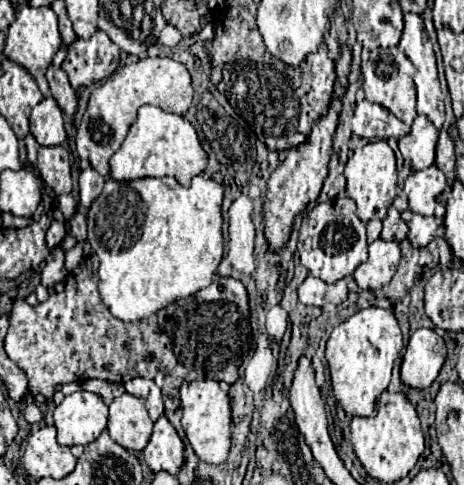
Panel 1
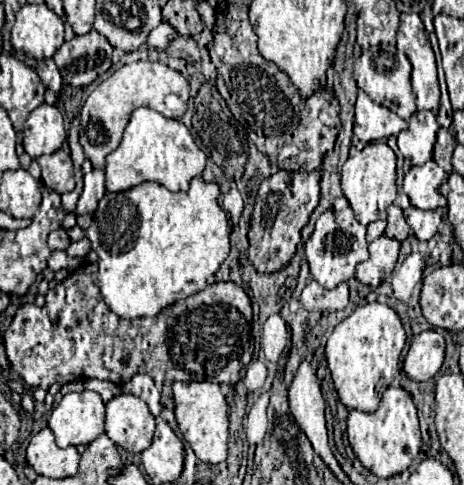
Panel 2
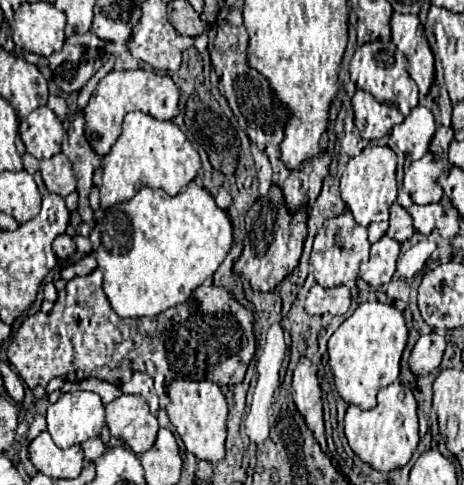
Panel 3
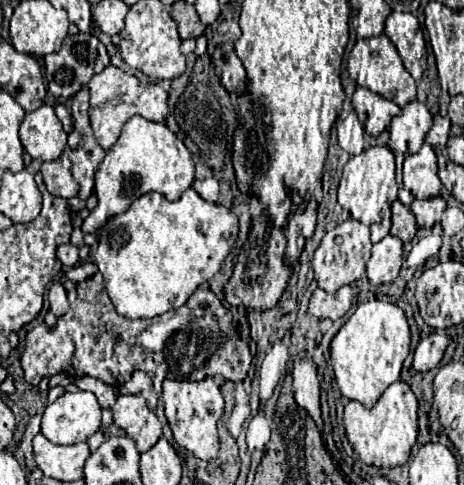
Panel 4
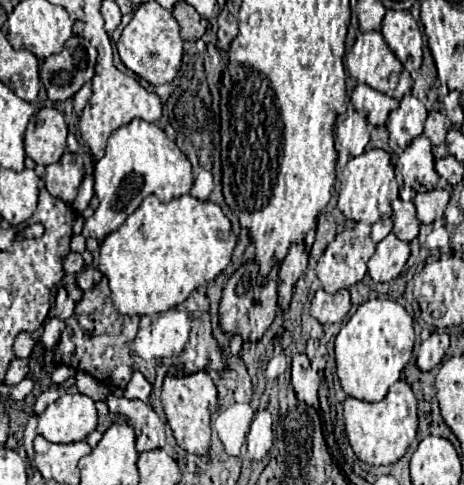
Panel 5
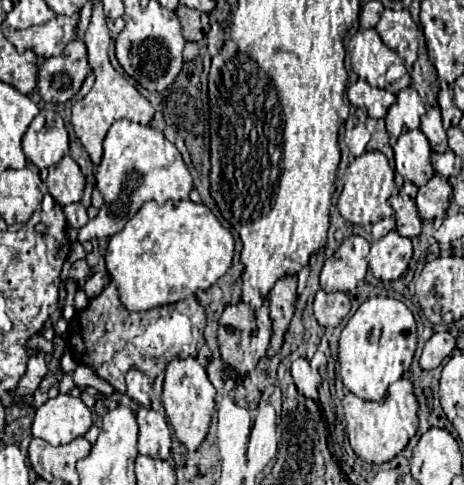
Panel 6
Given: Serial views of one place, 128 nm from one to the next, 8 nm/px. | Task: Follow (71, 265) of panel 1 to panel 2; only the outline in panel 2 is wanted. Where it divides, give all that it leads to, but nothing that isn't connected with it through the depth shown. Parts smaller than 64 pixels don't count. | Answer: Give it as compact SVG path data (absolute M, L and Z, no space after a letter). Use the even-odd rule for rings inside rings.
M84 237L83 239L72 242L66 250L67 254L74 257L85 257L87 253L91 250L90 241Z

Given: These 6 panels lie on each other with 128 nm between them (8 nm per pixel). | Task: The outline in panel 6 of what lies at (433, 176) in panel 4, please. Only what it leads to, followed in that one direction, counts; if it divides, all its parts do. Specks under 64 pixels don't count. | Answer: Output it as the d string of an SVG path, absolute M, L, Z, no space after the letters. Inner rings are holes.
M420 130L406 132L396 140L392 148L396 158L396 170L404 180L422 186L434 176L434 168L430 164L432 150L428 138Z

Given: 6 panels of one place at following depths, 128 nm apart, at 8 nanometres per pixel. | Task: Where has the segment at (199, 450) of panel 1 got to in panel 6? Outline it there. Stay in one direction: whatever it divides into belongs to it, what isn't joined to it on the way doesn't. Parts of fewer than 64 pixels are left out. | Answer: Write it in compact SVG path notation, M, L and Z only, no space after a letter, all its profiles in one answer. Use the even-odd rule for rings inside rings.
M176 358L168 364L166 378L164 378L162 404L166 410L166 420L170 428L174 430L174 436L188 450L196 450L208 434L208 426L212 420L212 412L214 412L214 396L216 396L216 390L210 384L204 366L198 364L198 360Z

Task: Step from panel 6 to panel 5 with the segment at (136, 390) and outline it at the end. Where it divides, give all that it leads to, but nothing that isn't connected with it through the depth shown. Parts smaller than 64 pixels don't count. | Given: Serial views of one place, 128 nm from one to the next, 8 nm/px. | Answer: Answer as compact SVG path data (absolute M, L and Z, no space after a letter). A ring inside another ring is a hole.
M134 372L132 380L124 388L124 396L126 398L142 400L142 402L150 402L150 392L152 392L152 384L140 372Z

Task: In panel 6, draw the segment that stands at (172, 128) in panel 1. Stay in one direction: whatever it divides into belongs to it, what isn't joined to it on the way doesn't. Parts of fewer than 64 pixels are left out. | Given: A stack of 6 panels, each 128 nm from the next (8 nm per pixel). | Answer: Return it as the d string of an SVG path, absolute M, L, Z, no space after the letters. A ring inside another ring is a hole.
M118 120L110 126L103 141L103 156L96 172L96 186L104 196L104 206L94 220L78 230L78 242L114 236L148 200L156 200L158 204L164 204L166 200L188 200L192 190L192 176L178 148L168 142L162 132L130 120Z

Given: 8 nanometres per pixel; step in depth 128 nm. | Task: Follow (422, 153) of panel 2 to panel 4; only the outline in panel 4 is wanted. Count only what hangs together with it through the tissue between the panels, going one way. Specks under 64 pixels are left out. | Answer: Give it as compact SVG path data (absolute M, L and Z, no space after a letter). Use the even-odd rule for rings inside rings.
M412 100L402 108L402 114L392 118L390 146L402 154L416 154L430 126L432 114L428 112L428 108L422 102Z

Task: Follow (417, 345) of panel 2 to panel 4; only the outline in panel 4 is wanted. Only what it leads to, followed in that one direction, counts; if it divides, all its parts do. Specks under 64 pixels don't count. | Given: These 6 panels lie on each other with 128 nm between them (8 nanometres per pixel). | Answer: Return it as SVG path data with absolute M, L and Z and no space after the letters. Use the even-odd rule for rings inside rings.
M432 332L430 336L422 338L416 352L414 352L414 370L418 372L428 372L432 368L436 368L444 356L444 350L448 346L448 338L444 334Z

